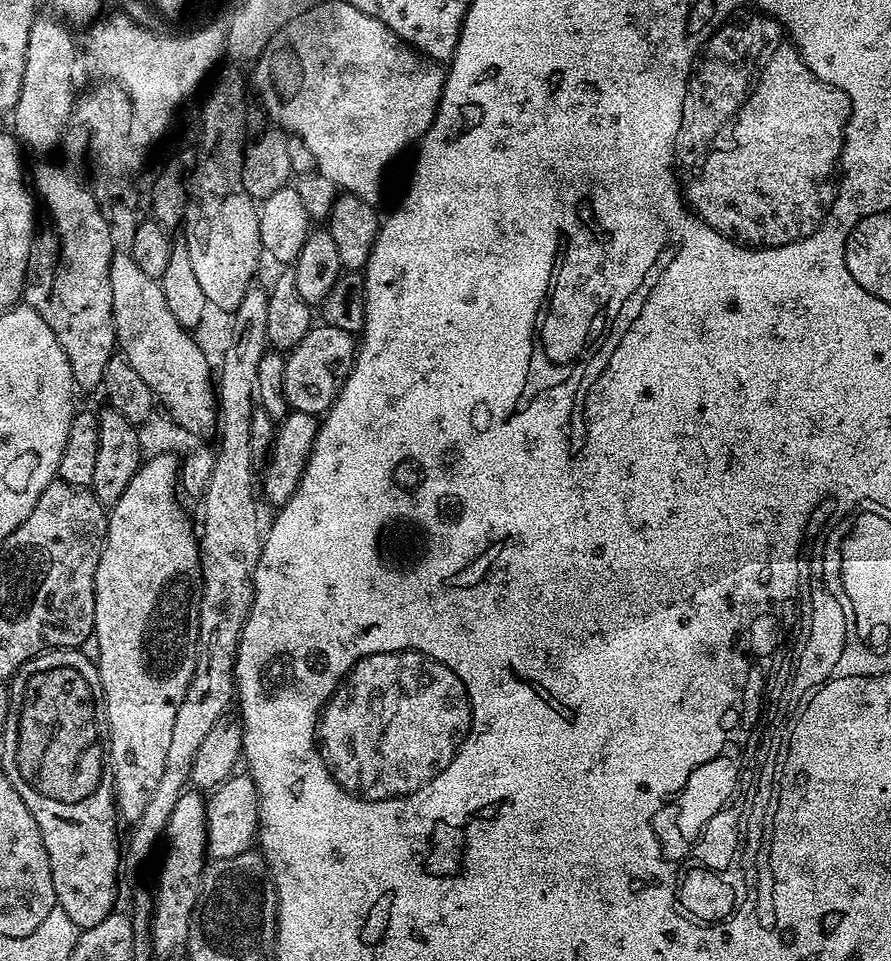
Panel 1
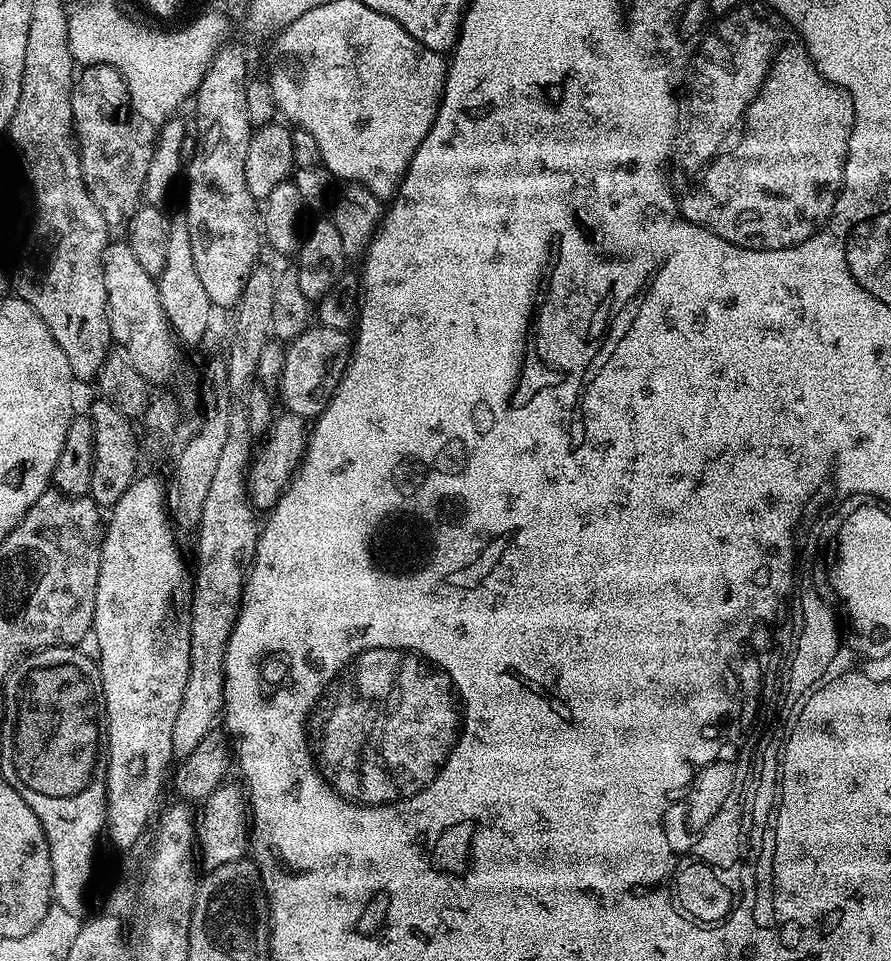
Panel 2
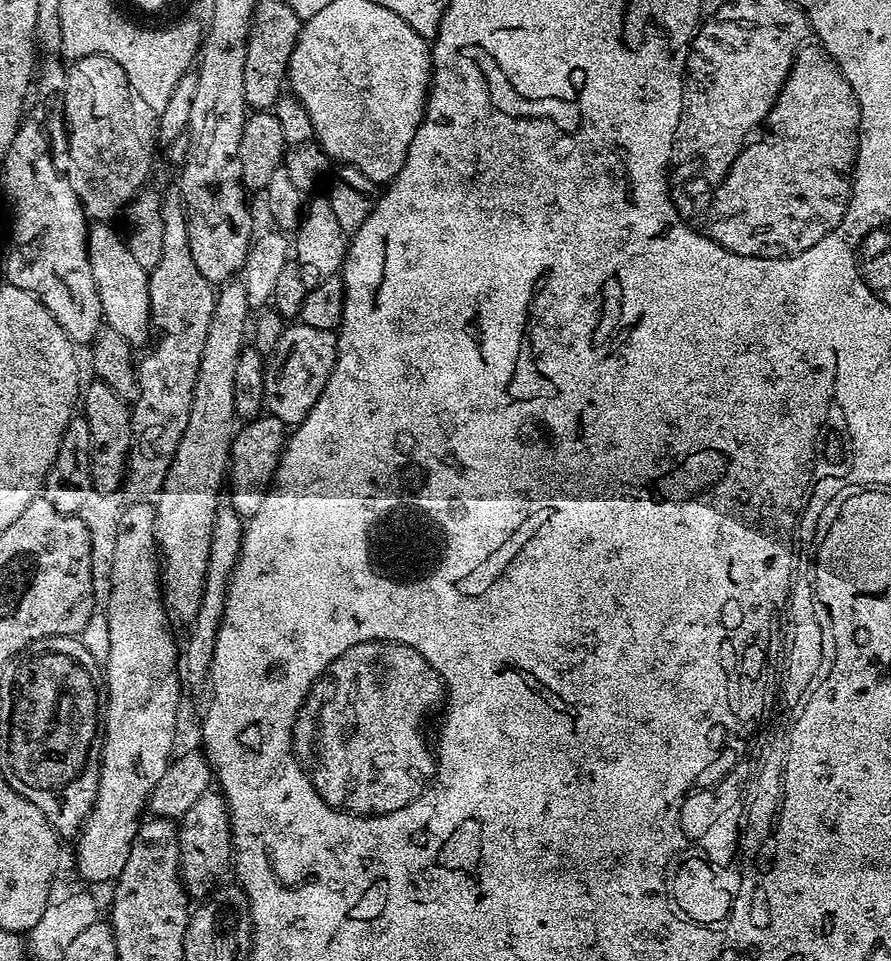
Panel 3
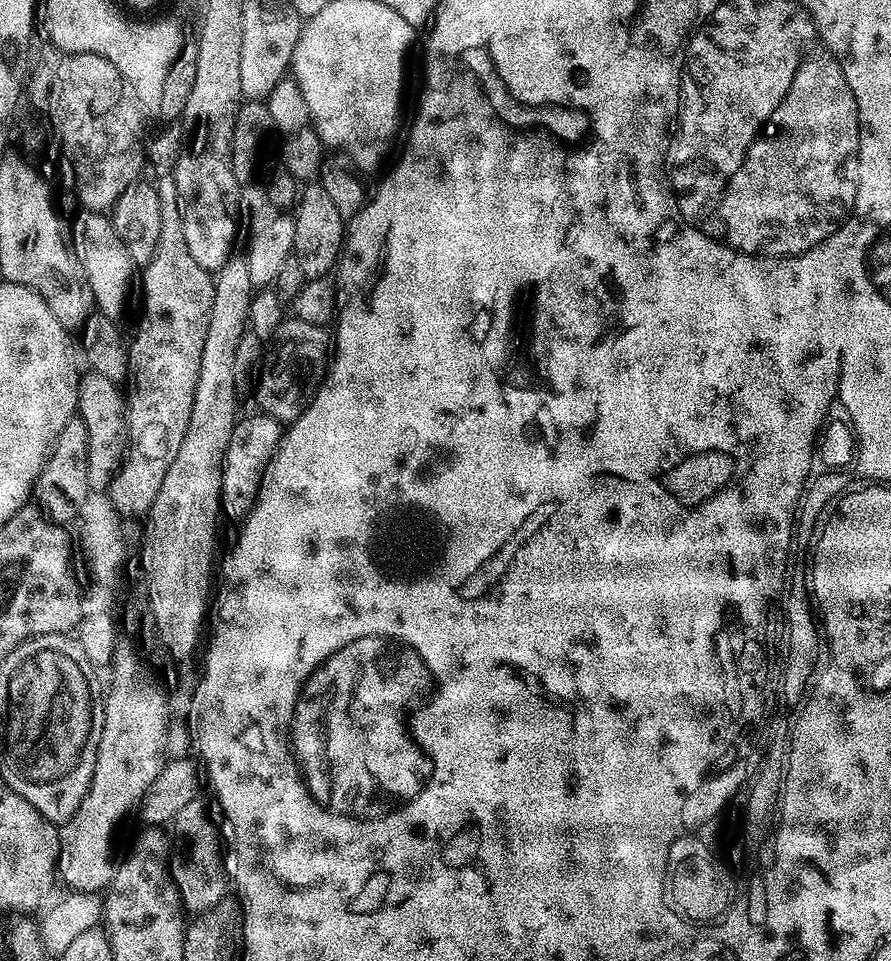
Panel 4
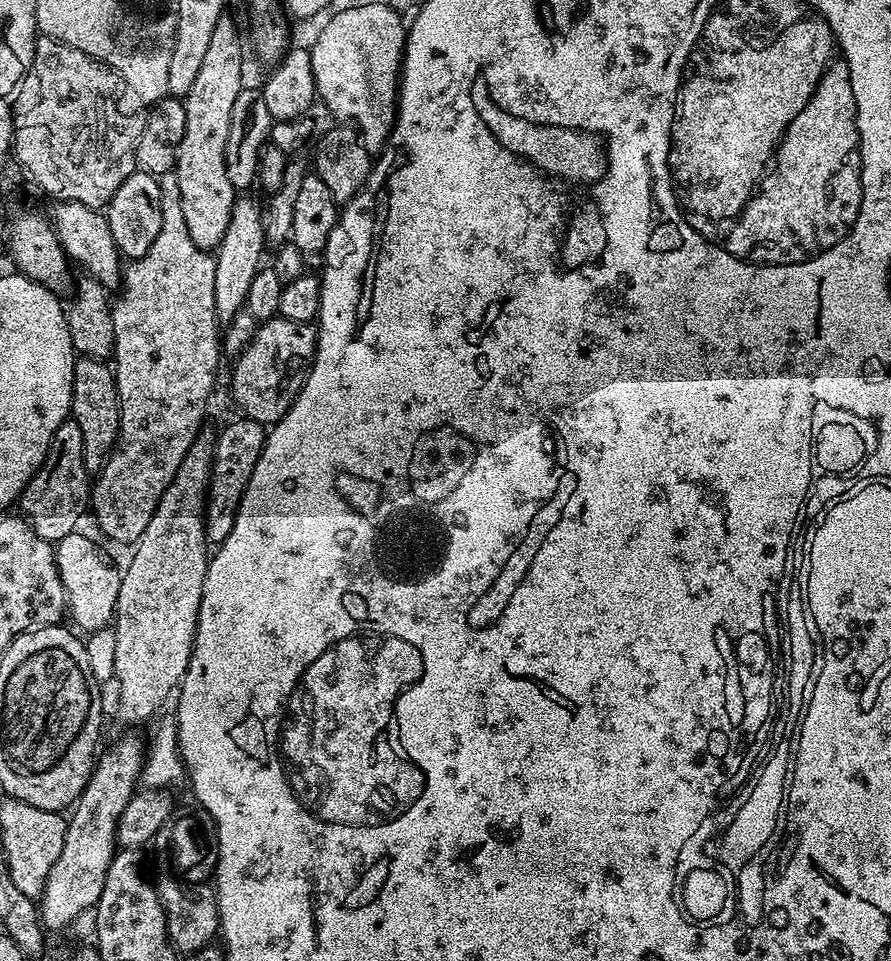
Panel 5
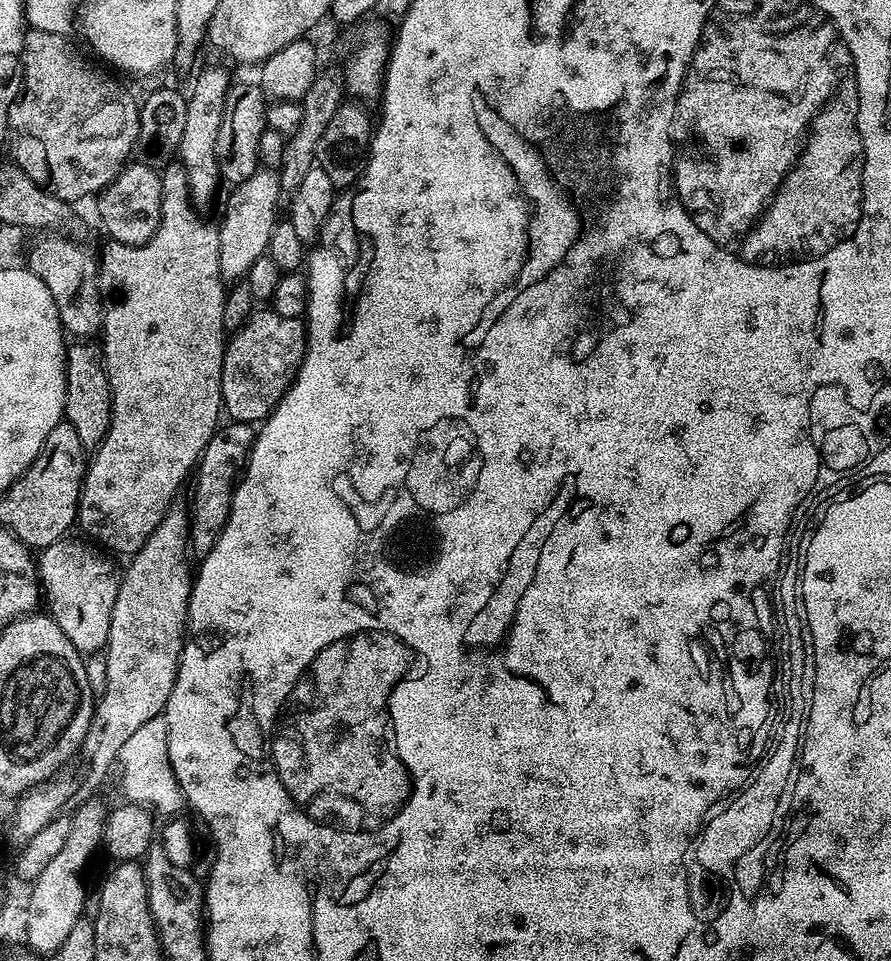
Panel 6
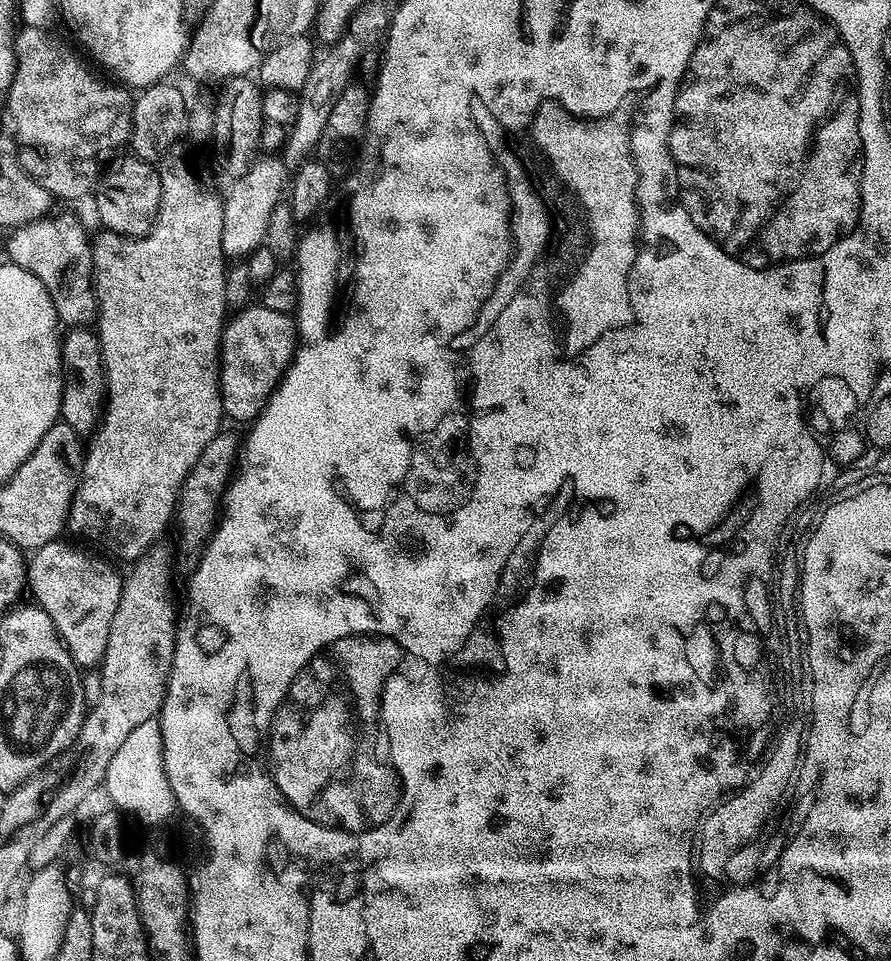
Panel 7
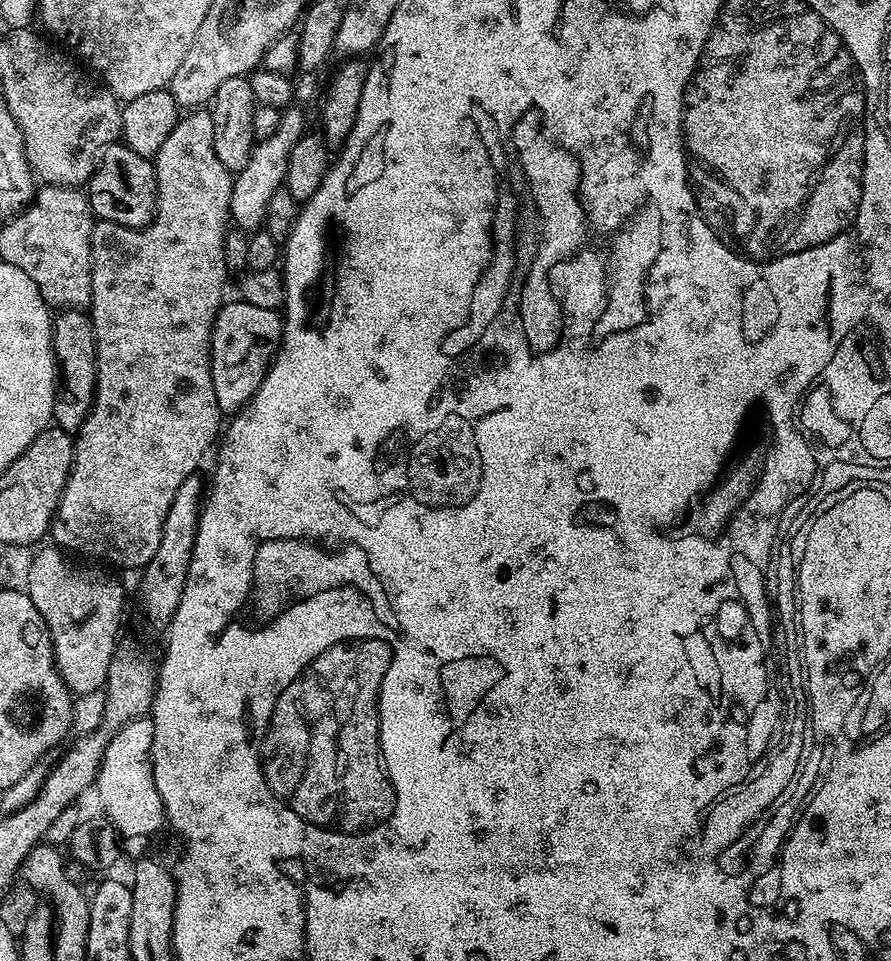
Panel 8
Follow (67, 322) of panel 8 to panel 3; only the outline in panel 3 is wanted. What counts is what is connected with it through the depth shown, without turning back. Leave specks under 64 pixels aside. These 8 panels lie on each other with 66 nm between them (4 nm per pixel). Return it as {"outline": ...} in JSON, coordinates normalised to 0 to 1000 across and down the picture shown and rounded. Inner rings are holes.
{"outline":[[[111,398],[92,408],[92,431],[101,443],[103,465],[103,507],[113,517],[134,513],[141,499],[144,473],[148,467],[148,431],[145,421],[123,402]]]}

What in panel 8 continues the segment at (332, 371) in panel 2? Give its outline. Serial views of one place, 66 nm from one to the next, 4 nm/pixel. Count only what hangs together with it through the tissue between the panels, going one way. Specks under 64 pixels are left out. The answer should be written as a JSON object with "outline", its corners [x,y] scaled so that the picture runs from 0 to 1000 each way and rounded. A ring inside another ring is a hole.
{"outline":[[[268,310],[259,312],[247,317],[236,359],[240,414],[245,414],[245,422],[251,431],[268,429],[287,413],[290,402],[294,402],[301,382],[314,363],[314,353],[319,351],[319,334],[313,324],[294,323],[294,318],[281,318],[281,314]]]}

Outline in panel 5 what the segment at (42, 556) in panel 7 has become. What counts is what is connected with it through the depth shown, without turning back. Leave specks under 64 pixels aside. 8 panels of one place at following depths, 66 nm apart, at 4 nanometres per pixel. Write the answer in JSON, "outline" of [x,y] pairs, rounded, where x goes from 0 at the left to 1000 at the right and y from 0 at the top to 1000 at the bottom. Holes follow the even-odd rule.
{"outline":[[[91,553],[80,554],[62,565],[63,588],[75,618],[75,636],[85,647],[86,655],[104,658],[118,655],[129,640],[132,613],[138,596],[122,579]],[[90,652],[90,653],[89,653]]]}

